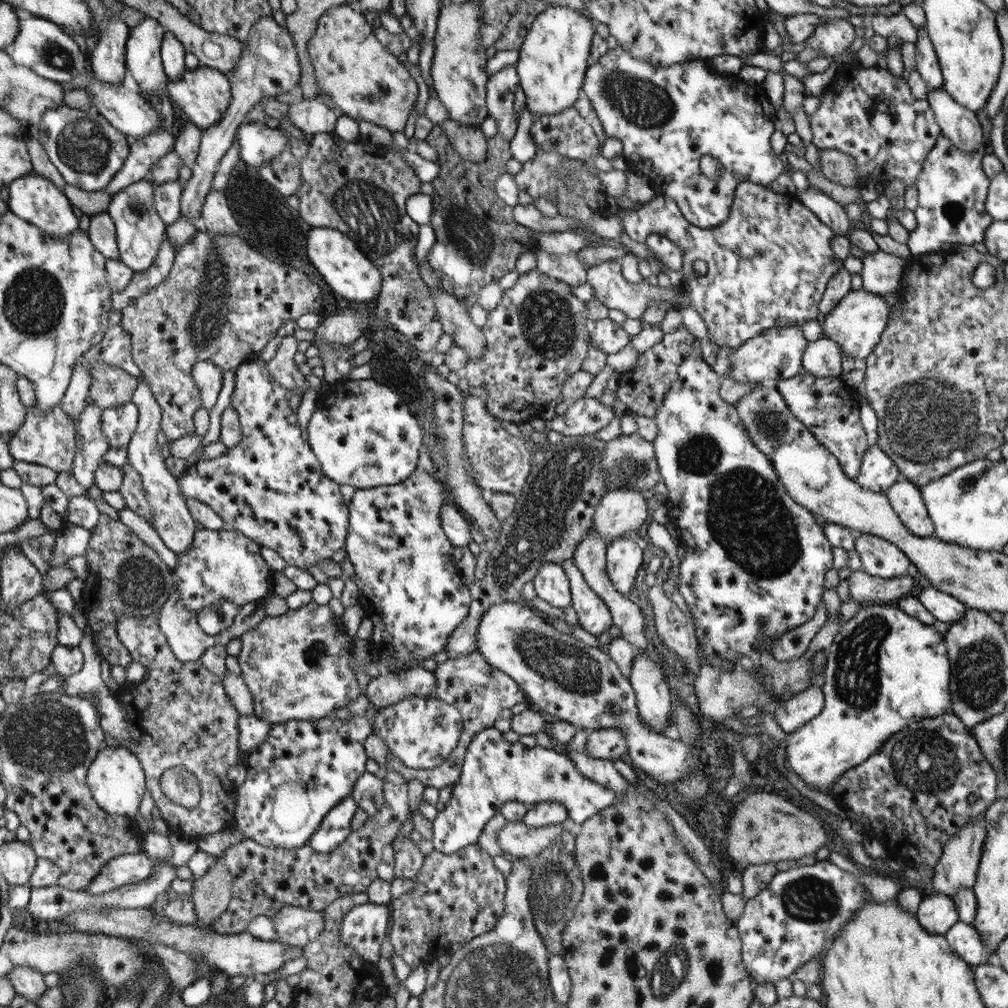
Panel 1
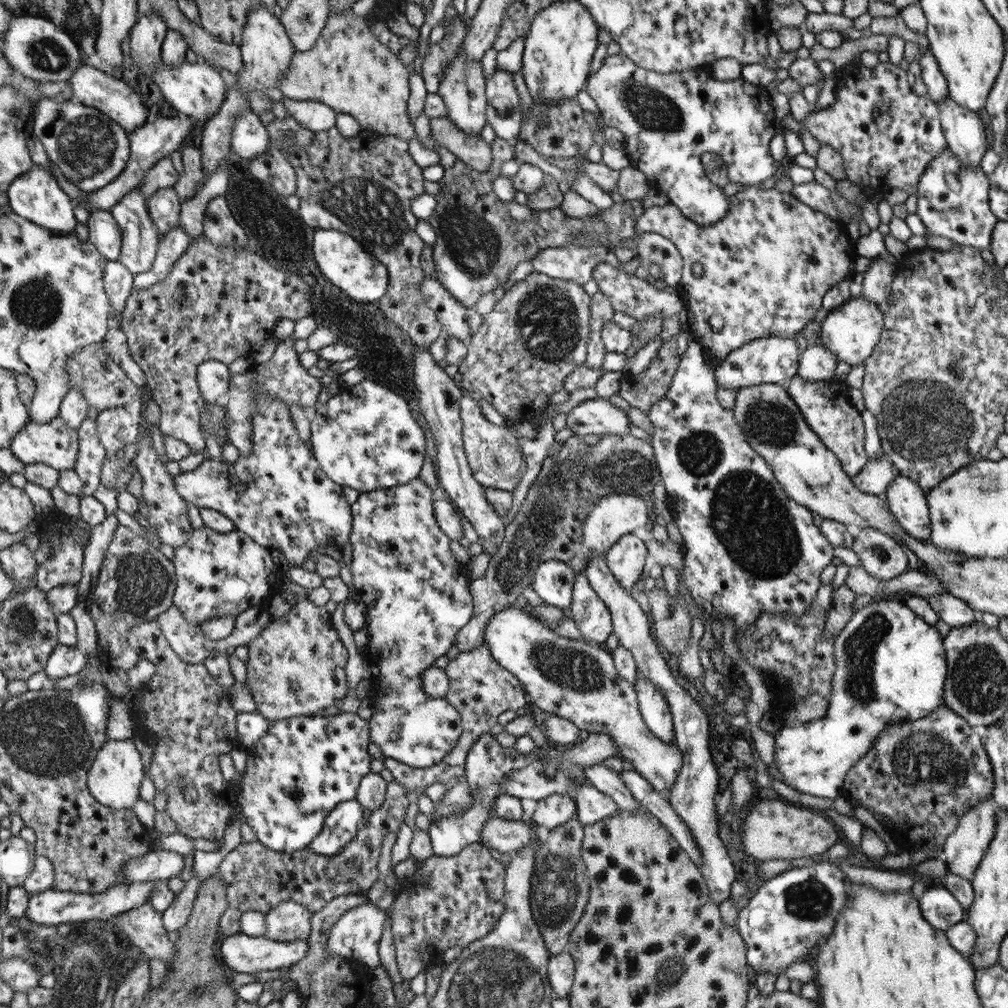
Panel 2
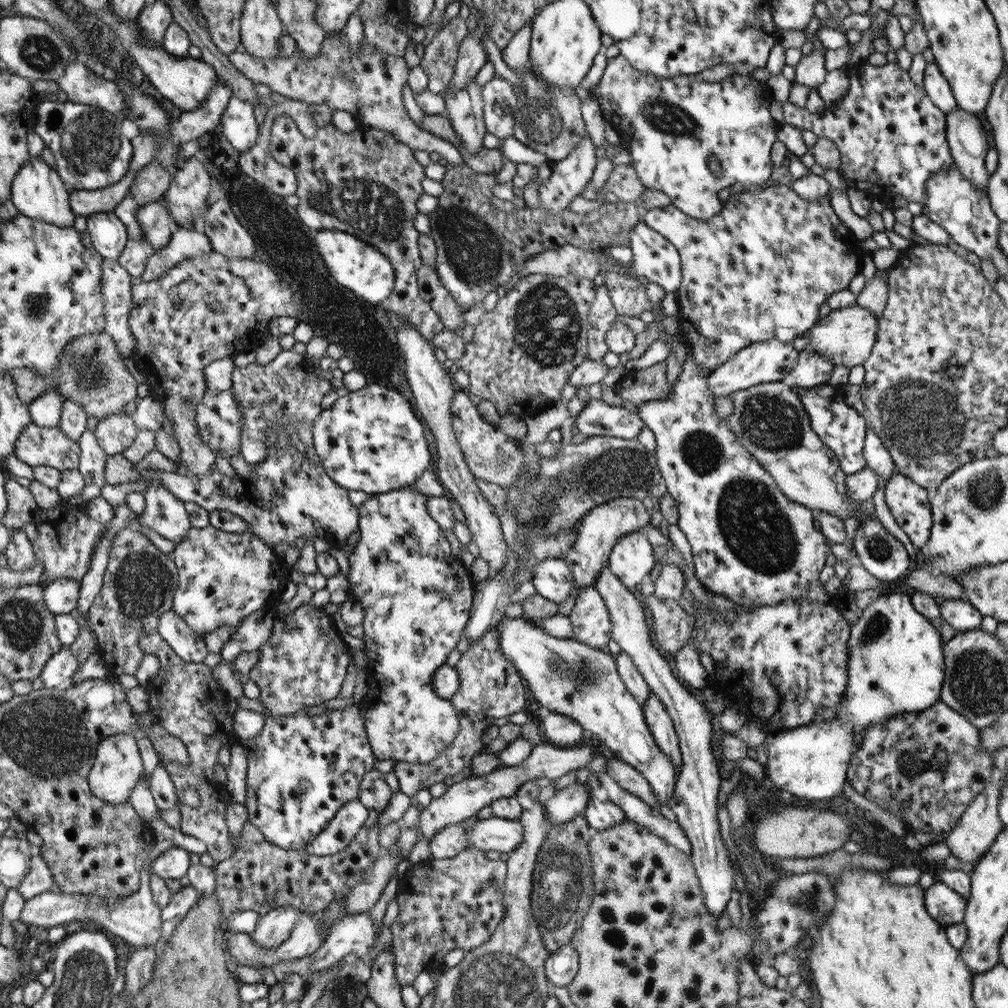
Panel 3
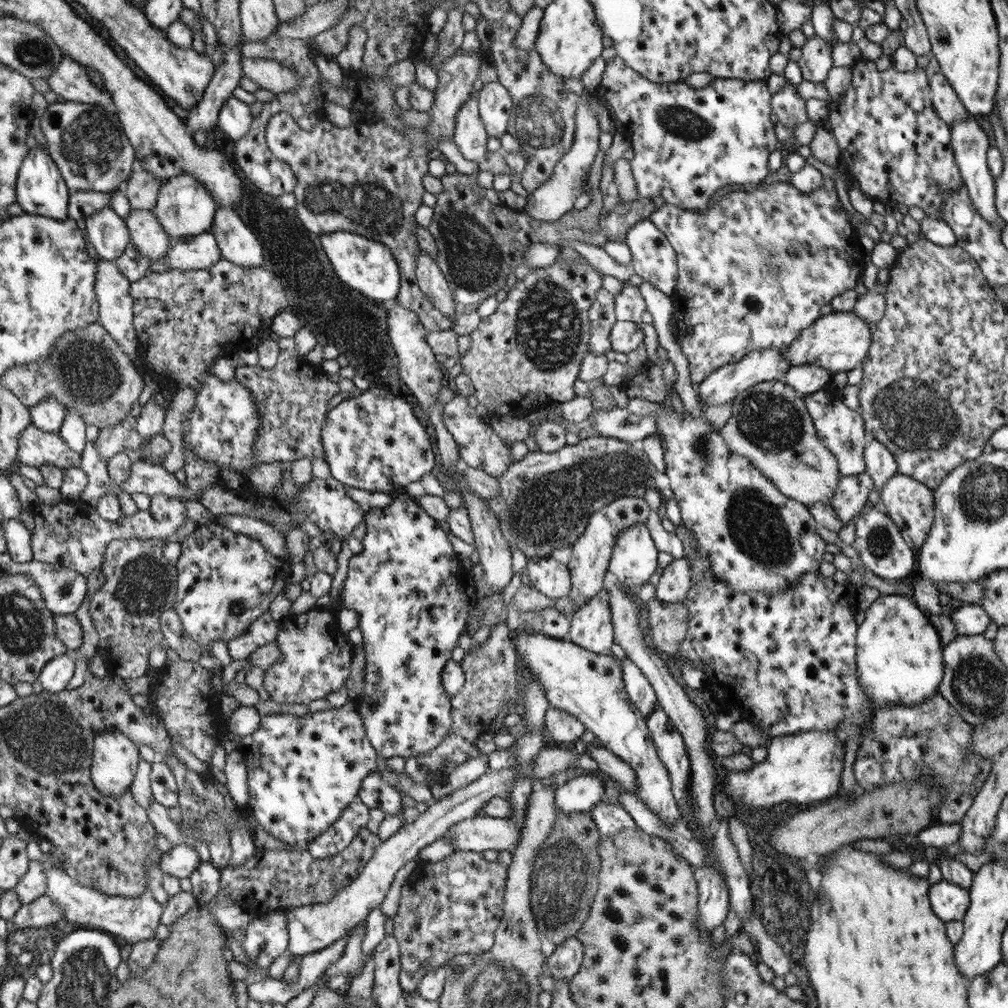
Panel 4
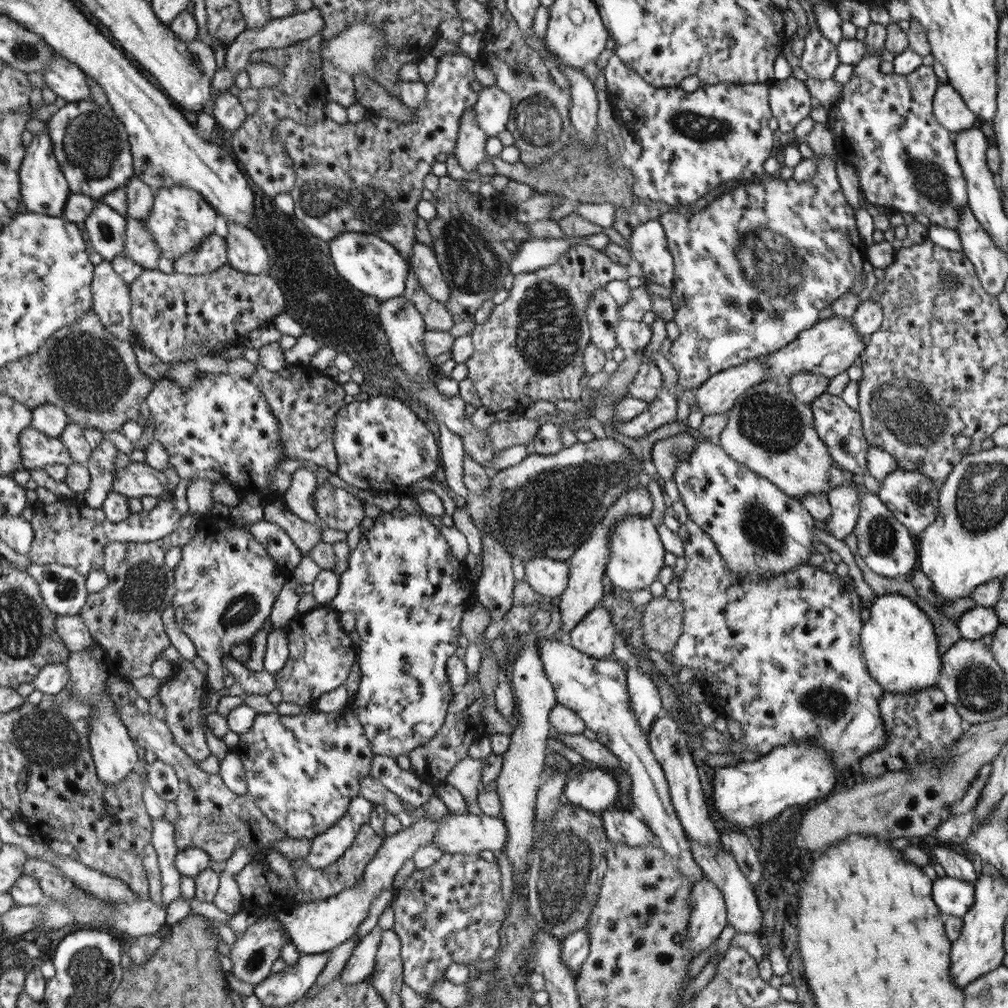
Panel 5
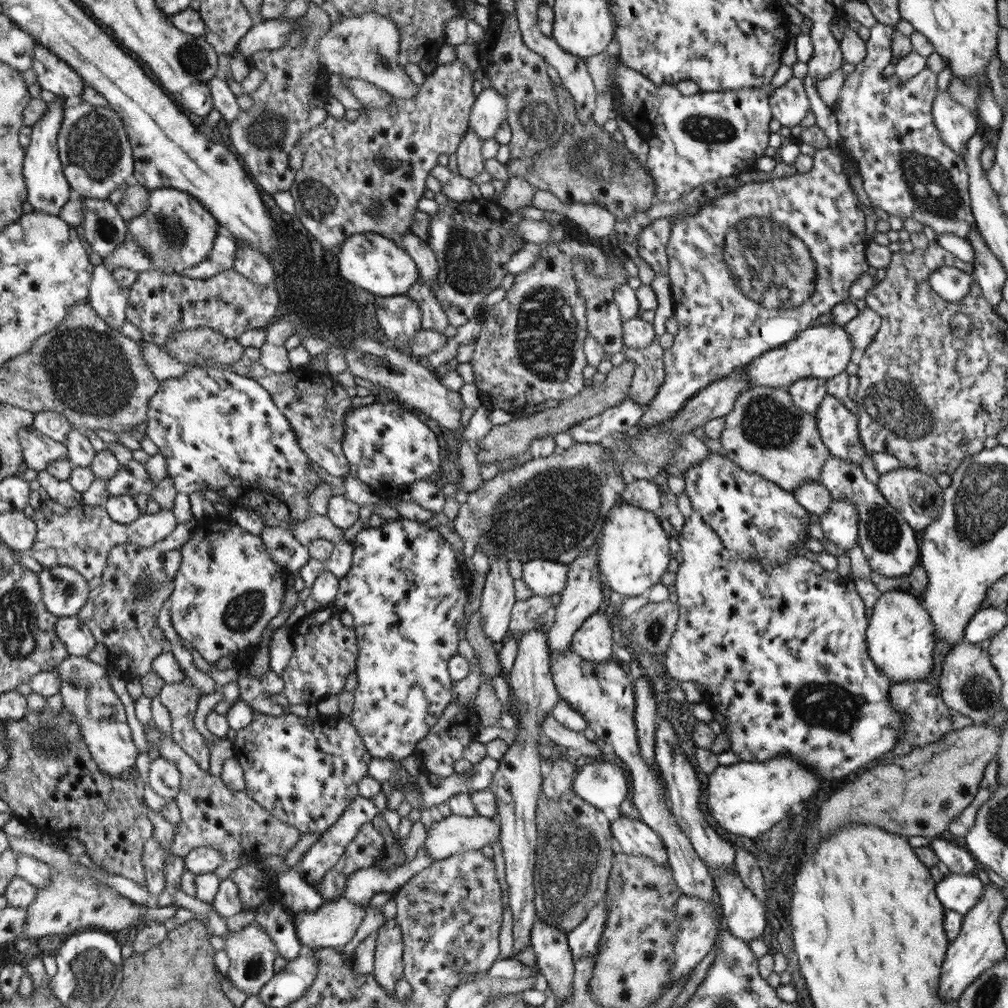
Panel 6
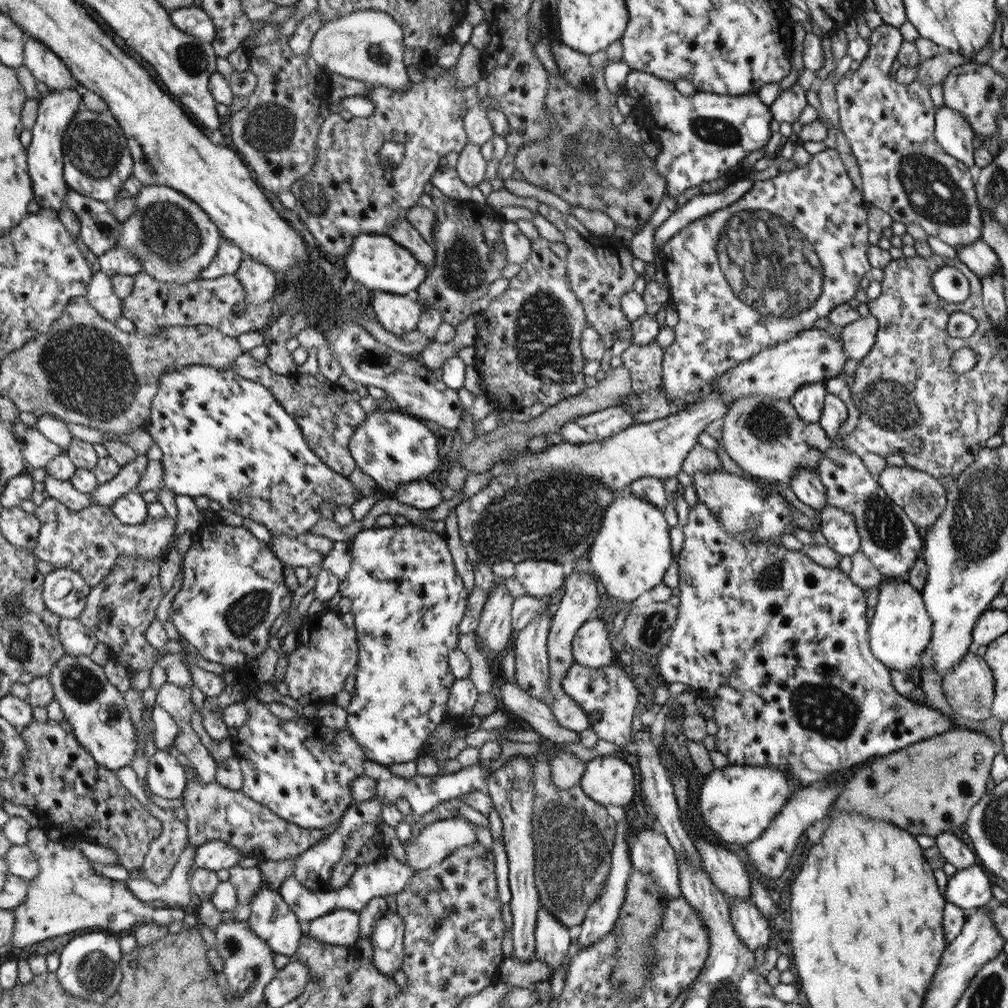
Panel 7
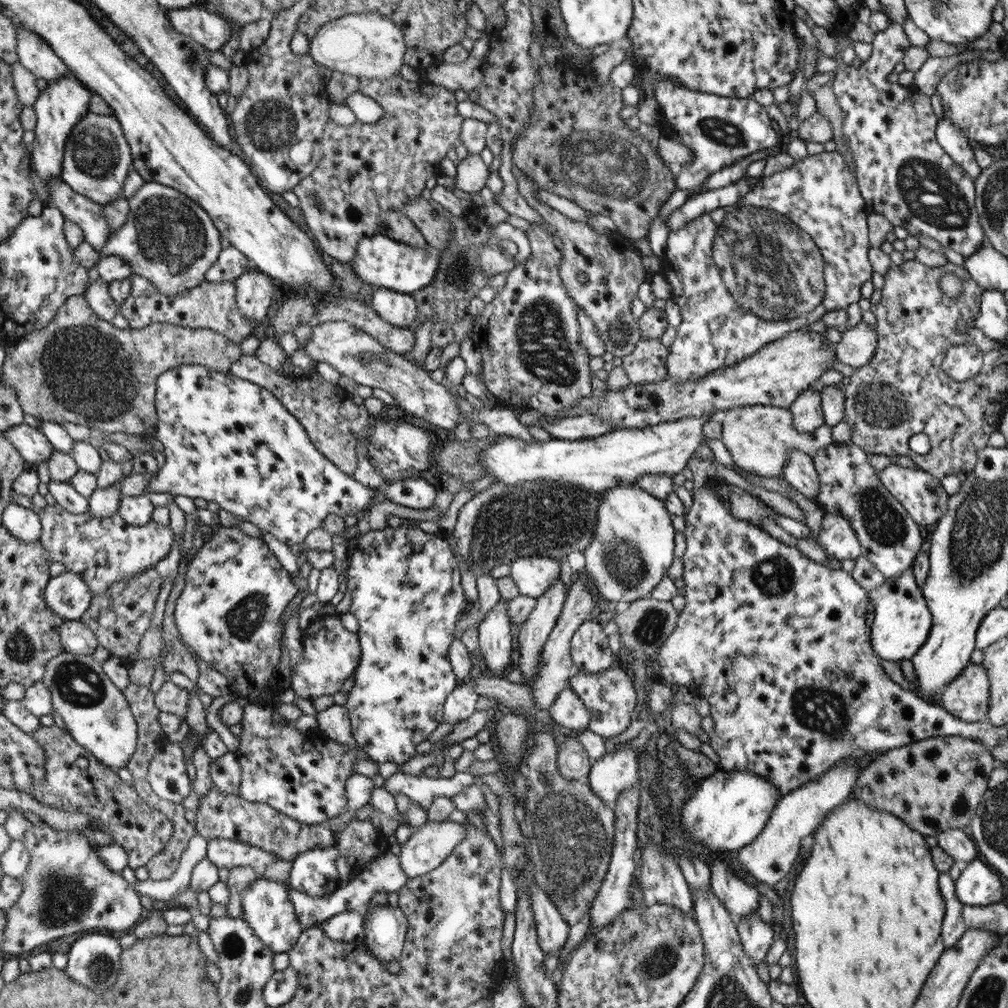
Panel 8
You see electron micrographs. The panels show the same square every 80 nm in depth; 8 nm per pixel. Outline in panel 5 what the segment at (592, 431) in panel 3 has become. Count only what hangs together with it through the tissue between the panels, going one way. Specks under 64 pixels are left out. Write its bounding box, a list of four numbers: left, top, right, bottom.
[614,156,868,438]

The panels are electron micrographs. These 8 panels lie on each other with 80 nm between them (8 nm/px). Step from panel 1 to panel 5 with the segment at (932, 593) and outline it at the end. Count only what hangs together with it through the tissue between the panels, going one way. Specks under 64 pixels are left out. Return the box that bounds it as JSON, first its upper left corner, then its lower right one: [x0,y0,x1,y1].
[957,606,1002,640]

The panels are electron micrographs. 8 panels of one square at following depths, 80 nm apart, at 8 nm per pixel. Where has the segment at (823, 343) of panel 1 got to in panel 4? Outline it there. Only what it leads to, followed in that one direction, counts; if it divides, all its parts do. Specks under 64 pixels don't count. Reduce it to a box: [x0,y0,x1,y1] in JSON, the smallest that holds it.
[786,365,831,398]

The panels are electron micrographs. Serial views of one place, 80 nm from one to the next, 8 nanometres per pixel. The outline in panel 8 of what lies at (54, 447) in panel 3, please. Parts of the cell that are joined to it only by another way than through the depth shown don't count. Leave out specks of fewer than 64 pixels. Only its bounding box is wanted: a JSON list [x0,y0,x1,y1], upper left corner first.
[5,422,53,465]

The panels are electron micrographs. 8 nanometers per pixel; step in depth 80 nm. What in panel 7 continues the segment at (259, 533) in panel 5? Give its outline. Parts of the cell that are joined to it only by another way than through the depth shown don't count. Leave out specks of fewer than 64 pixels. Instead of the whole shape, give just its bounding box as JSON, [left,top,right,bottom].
[271,534,324,571]

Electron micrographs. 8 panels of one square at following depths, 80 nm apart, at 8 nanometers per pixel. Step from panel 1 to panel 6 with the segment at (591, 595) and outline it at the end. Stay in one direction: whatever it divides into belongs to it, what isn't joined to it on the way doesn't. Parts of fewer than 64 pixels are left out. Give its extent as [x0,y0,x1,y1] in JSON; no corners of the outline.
[571,608,612,662]

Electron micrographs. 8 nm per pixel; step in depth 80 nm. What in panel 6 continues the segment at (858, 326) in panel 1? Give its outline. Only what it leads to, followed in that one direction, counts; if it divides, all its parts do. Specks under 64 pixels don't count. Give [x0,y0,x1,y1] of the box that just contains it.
[742,324,854,389]

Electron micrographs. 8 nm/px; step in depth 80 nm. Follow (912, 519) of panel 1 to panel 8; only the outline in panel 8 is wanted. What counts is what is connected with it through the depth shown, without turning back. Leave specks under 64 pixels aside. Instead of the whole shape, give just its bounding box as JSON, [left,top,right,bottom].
[879,464,949,526]

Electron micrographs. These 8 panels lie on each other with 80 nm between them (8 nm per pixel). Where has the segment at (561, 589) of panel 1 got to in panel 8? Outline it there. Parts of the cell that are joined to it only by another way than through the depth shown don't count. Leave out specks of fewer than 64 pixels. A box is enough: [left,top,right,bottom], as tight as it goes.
[509,556,560,599]

